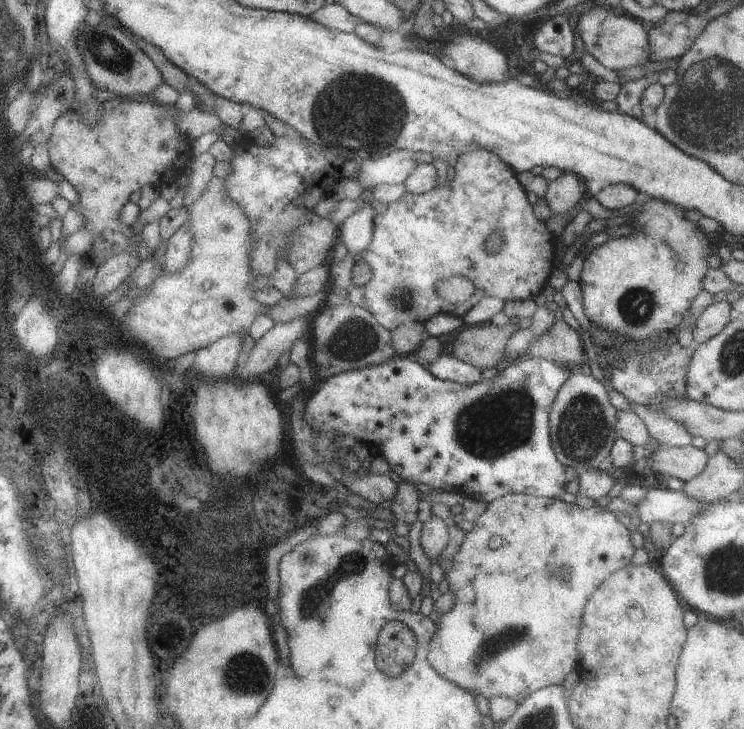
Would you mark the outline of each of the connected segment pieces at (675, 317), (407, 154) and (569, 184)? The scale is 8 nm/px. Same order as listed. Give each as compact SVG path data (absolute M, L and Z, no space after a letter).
M643 199L643 202L644 210L634 213L640 221L635 226L636 228L640 228L641 232L621 238L610 238L608 242L600 243L594 247L590 255L586 256L584 259L584 268L582 269L578 281L582 292L584 313L588 319L592 320L594 324L598 324L600 328L622 336L625 342L632 342L633 345L637 347L643 347L643 345L645 345L644 343L640 343L640 340L646 340L646 338L660 334L660 332L673 332L674 328L680 324L680 320L682 320L684 314L686 314L688 308L690 308L692 300L694 300L700 292L703 292L702 280L704 280L706 272L710 269L710 266L708 266L708 256L713 254L713 239L711 239L711 236L702 232L702 230L696 226L695 222L686 220L686 216L684 216L686 211L684 208L678 208L678 206L672 206L672 204L664 204L660 202L660 200Z
M399 149L378 160L362 160L355 180L358 180L360 186L368 189L384 184L403 184L410 172L420 164L415 158L415 153L414 150Z
M562 172L556 180L549 182L545 196L553 215L564 215L577 206L586 195L582 180L576 174Z

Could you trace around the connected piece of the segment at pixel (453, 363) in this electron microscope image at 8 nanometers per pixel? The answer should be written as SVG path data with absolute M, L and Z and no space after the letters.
M448 354L440 356L438 360L434 360L425 368L436 378L458 382L462 385L476 384L482 380L482 370Z

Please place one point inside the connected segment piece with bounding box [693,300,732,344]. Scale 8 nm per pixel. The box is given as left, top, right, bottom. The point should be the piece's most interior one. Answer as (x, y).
(715, 317)

